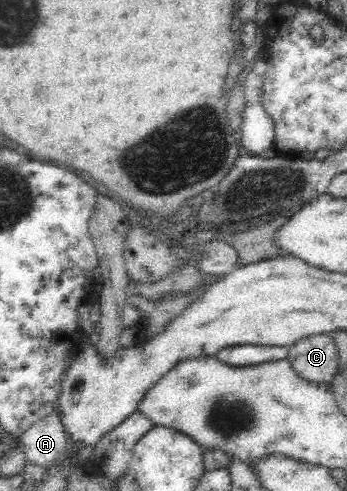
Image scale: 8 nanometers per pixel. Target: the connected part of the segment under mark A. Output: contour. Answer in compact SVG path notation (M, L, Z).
M48 415L20 436L20 445L28 463L46 468L64 463L66 437L61 419L57 415Z

